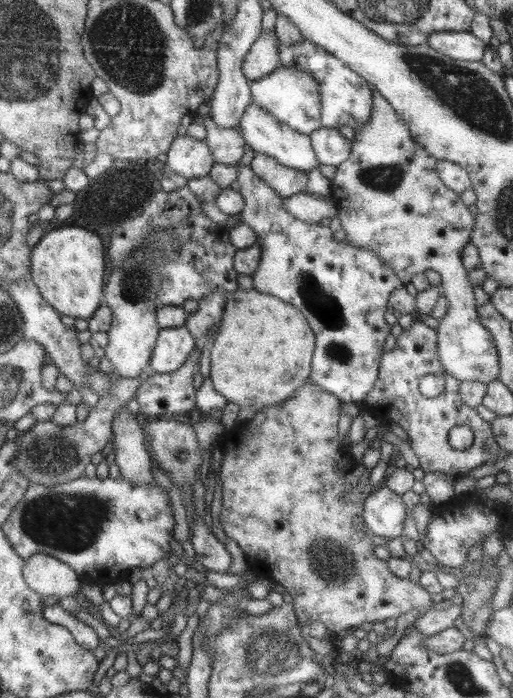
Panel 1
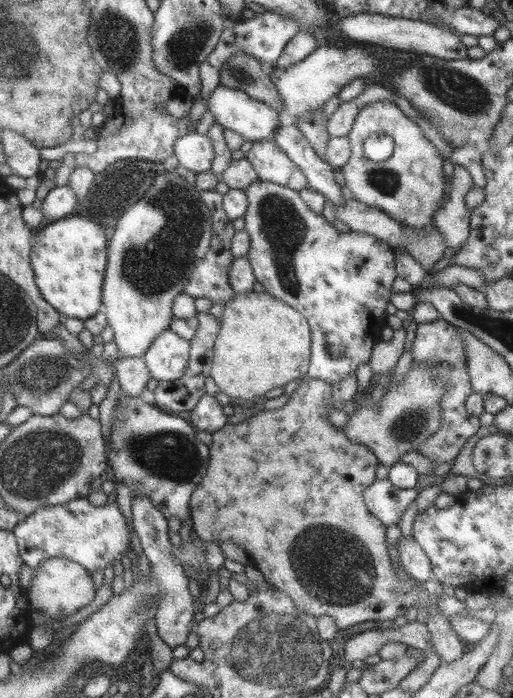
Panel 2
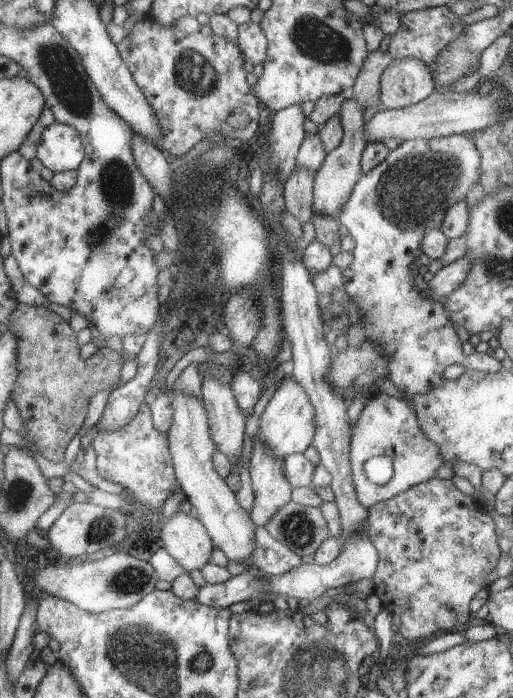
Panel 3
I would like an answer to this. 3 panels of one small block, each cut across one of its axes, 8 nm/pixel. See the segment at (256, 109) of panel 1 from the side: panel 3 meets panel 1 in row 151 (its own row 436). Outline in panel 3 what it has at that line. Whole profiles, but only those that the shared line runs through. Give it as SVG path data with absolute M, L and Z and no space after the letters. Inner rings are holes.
M292 375L284 377L277 386L273 396L267 402L261 416L259 416L259 426L255 435L263 446L271 450L275 458L285 458L289 454L303 453L305 448L312 444L315 436L315 414L313 406L303 392L303 388L295 382Z

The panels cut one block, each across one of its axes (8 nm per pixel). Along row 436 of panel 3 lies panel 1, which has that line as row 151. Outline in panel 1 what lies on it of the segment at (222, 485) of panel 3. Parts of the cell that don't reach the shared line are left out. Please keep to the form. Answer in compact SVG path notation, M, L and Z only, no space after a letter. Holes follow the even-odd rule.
M176 135L166 152L166 169L189 180L208 176L214 158L207 143L189 135Z

